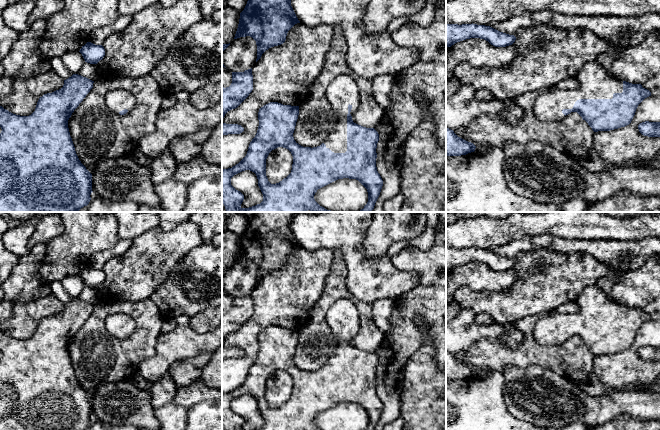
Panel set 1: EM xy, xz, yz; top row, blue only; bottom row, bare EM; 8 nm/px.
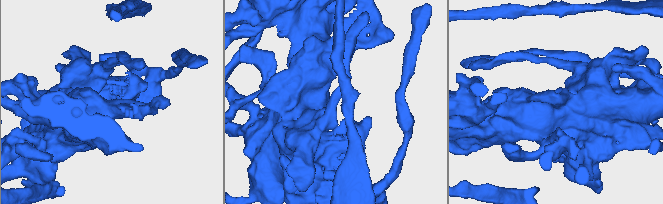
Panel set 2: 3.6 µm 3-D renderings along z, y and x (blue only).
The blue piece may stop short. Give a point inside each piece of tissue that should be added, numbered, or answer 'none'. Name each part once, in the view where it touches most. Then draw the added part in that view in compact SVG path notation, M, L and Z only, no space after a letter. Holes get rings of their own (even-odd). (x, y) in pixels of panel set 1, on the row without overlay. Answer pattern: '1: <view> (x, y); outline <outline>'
1: xz (343, 314); outline M339 299L328 310L327 323L337 343L331 357L323 367L334 377L345 377L347 375L348 329L352 330L350 336L352 340L360 327L358 309L350 300Z

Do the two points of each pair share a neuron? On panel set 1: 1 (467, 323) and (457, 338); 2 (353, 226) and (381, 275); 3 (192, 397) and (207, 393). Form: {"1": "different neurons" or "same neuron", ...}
{"1": "same neuron", "2": "same neuron", "3": "same neuron"}

